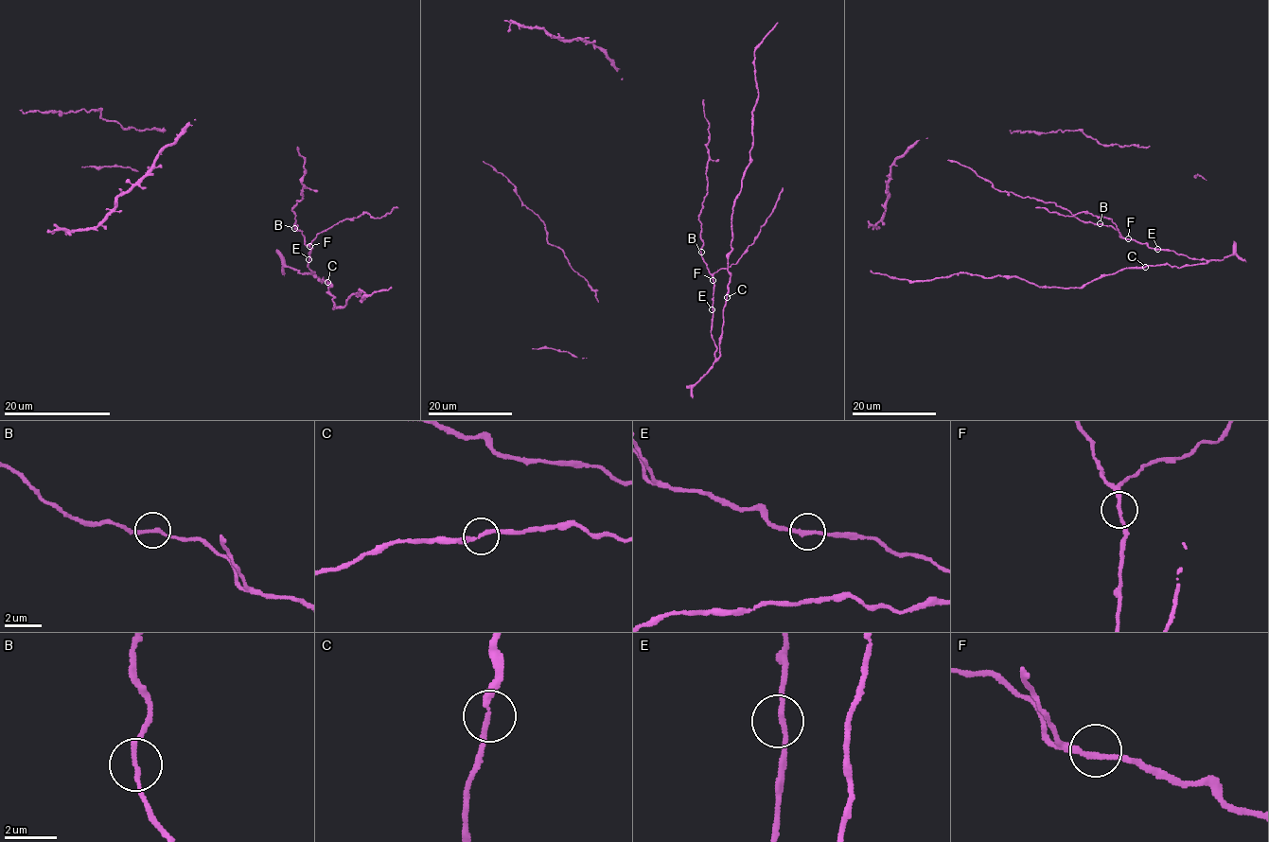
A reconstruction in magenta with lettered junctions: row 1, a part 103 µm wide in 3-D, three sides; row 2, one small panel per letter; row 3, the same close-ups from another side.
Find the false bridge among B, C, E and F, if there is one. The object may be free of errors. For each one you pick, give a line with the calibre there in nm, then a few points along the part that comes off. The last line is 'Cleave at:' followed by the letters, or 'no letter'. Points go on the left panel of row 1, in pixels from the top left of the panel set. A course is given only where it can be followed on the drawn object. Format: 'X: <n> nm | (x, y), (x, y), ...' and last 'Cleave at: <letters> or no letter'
Cleave at: no letter

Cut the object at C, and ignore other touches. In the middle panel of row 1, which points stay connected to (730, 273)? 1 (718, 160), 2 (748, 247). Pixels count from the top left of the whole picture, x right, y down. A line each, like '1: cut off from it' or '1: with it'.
1: cut off from it
2: cut off from it

